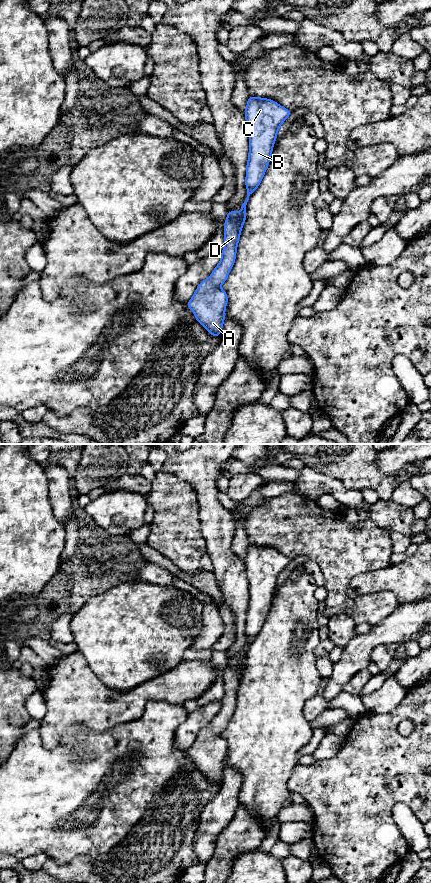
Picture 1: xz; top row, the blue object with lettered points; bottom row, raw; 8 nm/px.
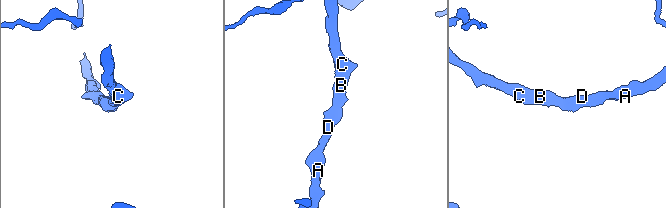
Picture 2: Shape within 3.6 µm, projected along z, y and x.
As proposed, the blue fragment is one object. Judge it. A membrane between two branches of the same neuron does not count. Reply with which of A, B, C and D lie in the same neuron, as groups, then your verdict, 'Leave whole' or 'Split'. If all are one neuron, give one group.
Groups: A B C D. Leave whole

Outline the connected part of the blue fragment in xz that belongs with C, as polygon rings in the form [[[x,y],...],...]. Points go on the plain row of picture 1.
[[[249,544],[244,560],[249,583],[249,603],[245,632],[247,646],[240,660],[228,658],[224,671],[225,695],[221,708],[211,723],[197,735],[187,753],[195,766],[213,784],[219,784],[225,768],[227,741],[220,734],[227,728],[235,711],[240,681],[246,668],[246,653],[249,644],[258,636],[271,607],[278,577],[292,559],[277,550]]]

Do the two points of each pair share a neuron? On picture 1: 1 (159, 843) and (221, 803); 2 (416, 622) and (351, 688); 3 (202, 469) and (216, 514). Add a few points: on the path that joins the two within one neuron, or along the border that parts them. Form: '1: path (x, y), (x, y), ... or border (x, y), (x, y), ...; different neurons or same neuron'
1: border (213, 796), (203, 808), (194, 839); different neurons
2: border (366, 667), (359, 670), (347, 682); different neurons
3: path (203, 480), (209, 503); same neuron

